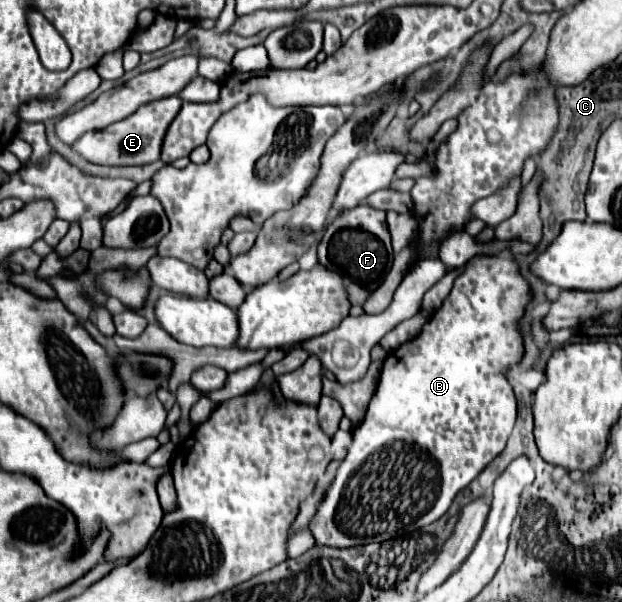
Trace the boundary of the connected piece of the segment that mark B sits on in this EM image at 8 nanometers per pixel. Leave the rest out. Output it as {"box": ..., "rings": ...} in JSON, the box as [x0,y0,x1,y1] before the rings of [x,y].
{"box":[308,256,530,548],"rings":[[[476,256],[466,264],[466,270],[462,272],[462,276],[458,276],[454,280],[454,288],[452,292],[446,296],[444,304],[434,312],[434,316],[430,318],[430,322],[422,328],[422,332],[402,344],[396,352],[388,354],[380,372],[380,380],[376,386],[376,392],[370,400],[368,412],[364,416],[364,420],[360,422],[360,426],[354,428],[352,432],[352,444],[348,446],[348,452],[344,456],[344,460],[340,462],[336,476],[332,480],[332,484],[326,488],[324,498],[318,502],[318,510],[314,514],[314,518],[308,524],[308,530],[314,536],[316,546],[332,546],[332,548],[350,548],[350,546],[364,546],[364,544],[372,544],[372,542],[386,542],[390,538],[400,538],[404,534],[410,534],[422,526],[428,526],[432,522],[436,522],[442,514],[446,514],[446,510],[450,508],[454,496],[466,488],[506,446],[506,440],[512,432],[514,420],[516,420],[516,398],[514,392],[510,388],[510,384],[504,378],[504,370],[512,364],[516,364],[522,354],[522,336],[516,328],[518,320],[524,314],[524,306],[530,300],[530,288],[528,282],[518,274],[518,266],[514,262],[512,256],[502,258],[502,256]]]}

